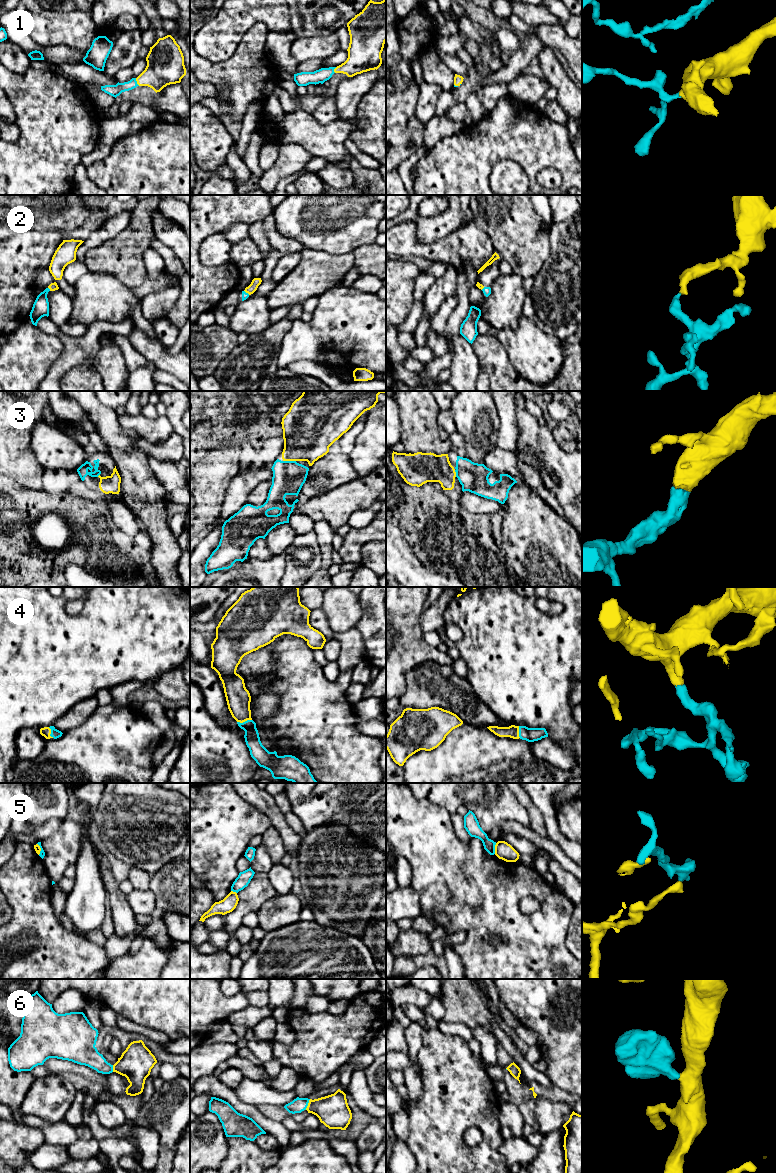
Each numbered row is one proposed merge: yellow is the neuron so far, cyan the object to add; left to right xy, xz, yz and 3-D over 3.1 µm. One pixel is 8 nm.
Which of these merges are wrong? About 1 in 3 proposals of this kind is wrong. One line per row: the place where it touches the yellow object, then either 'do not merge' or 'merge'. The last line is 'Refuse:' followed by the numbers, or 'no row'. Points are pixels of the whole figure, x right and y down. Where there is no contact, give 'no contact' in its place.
1: contact xy (137, 82); merge
2: contact xy (49, 288); merge
3: contact xz (289, 460); merge
4: contact xz (244, 721); merge
5: contact yz (495, 848); do not merge
6: contact xz (308, 1104); merge
Refuse: 5

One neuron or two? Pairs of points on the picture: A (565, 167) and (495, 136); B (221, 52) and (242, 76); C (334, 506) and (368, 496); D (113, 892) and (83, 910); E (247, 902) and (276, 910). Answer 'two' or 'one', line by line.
A: one
B: two
C: one
D: two
E: two

